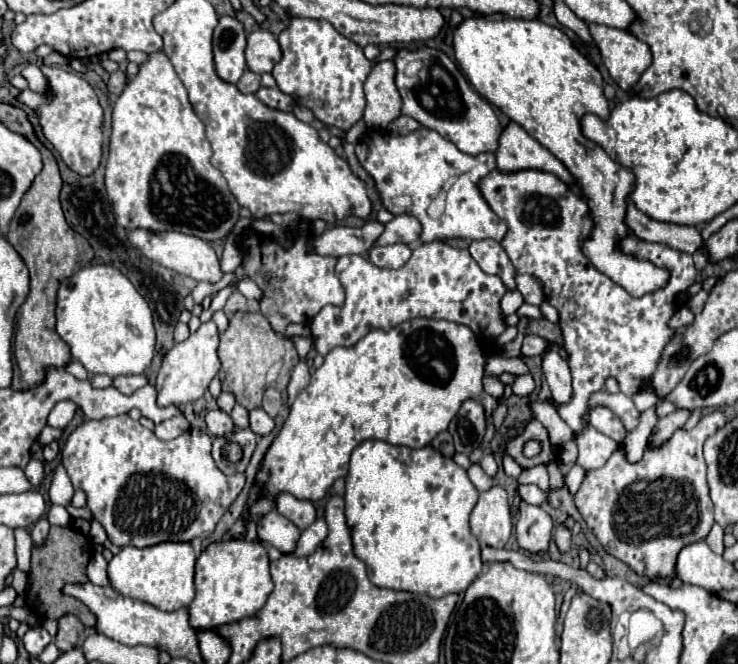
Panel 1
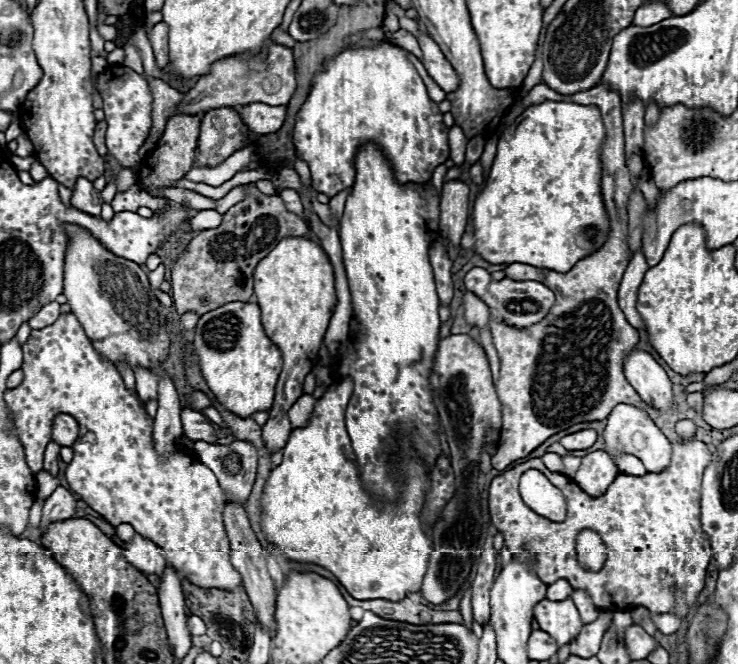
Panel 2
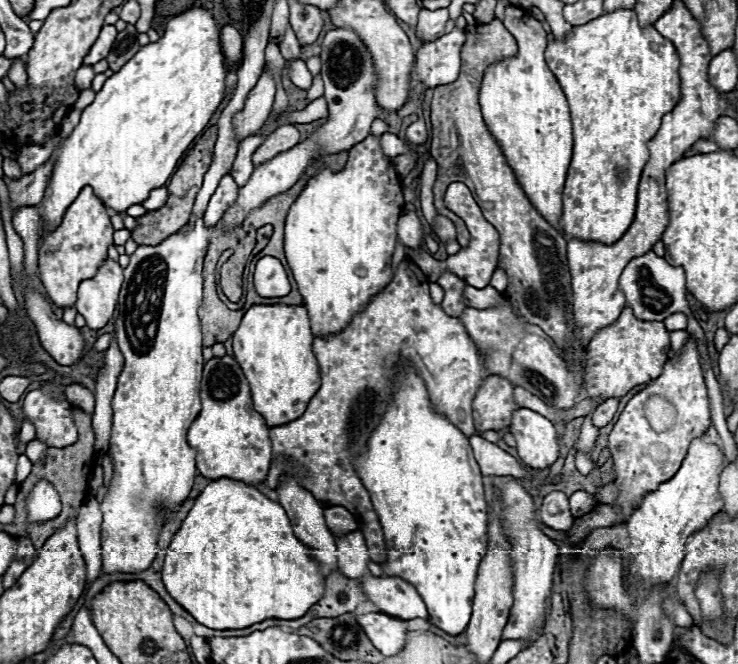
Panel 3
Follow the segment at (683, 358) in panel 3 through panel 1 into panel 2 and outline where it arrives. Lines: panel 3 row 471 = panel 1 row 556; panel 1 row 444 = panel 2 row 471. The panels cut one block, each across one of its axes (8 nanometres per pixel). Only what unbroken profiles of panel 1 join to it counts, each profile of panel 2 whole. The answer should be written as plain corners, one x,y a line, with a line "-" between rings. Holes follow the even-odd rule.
696,438
672,442
672,464
664,472
650,472
644,476
618,474
606,494
592,498
564,474
550,472
540,458
516,464
512,470
496,476
490,484
490,516
492,524
504,534
506,548
512,556
532,562
532,570
542,582
568,580
572,588
586,590
594,604
602,610
630,610
644,606
652,614
670,612
674,596
668,586
678,584
680,604
678,614
686,616
704,588
706,568
712,558
710,542
700,524
700,484
702,472
710,464
712,452
-
526,470
540,470
564,496
566,520
552,522
534,514
518,492
518,480
-
582,530
600,534
604,546
610,550
608,560
598,572
582,568
576,560
576,536

